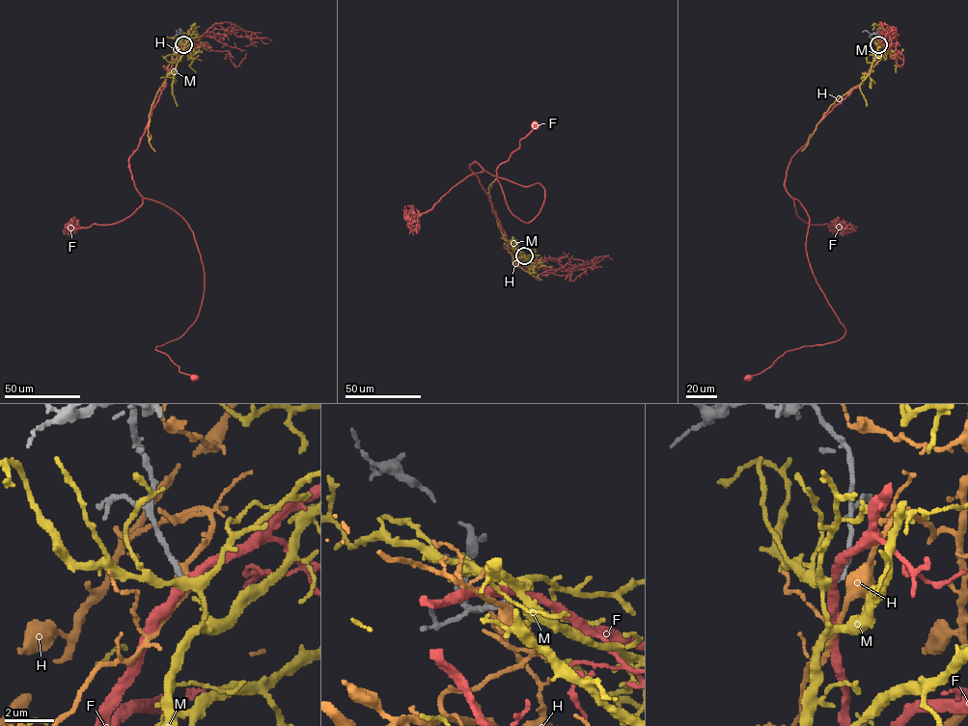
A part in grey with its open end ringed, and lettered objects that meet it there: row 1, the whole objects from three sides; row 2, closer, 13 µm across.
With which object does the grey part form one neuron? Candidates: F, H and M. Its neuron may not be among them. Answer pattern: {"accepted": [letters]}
{"accepted": ["M"]}

